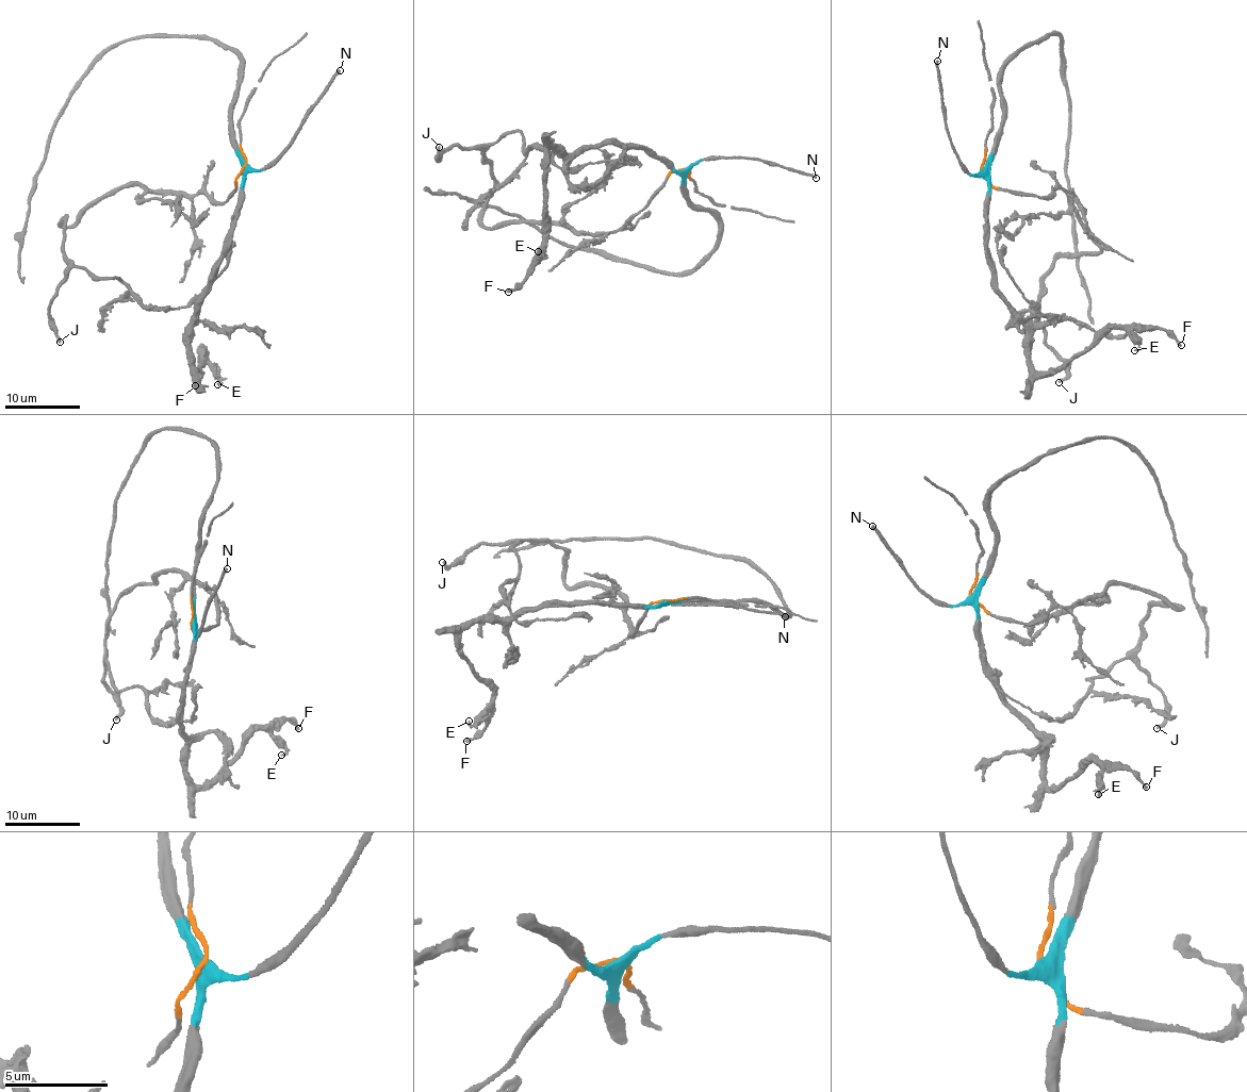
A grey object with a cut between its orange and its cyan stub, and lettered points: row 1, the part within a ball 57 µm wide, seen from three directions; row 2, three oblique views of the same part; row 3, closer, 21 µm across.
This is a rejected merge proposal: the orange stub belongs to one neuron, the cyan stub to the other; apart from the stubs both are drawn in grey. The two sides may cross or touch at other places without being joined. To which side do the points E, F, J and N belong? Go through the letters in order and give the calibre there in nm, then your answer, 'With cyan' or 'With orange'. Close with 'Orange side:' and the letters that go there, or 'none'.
E: Thickness 150 nm. With cyan
F: Thickness 240 nm. With cyan
J: Thickness 260 nm. With orange
N: Thickness 260 nm. With cyan
Orange side: J

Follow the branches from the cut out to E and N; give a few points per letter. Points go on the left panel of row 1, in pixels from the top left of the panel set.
E: (245, 165), (232, 241), (193, 324), (191, 354), (195, 368), (203, 374), (202, 350), (217, 384)
N: (245, 165), (260, 170), (273, 166), (307, 110), (340, 70)

